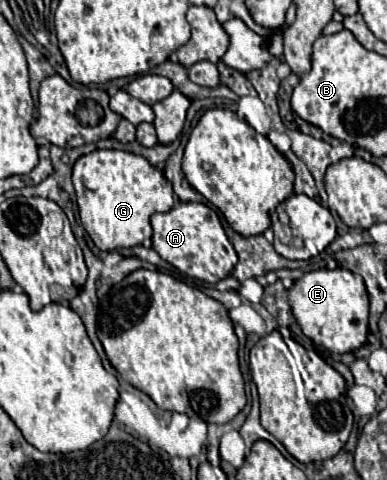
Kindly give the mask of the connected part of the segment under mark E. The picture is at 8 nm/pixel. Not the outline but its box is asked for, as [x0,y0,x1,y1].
[289,269,369,353]

